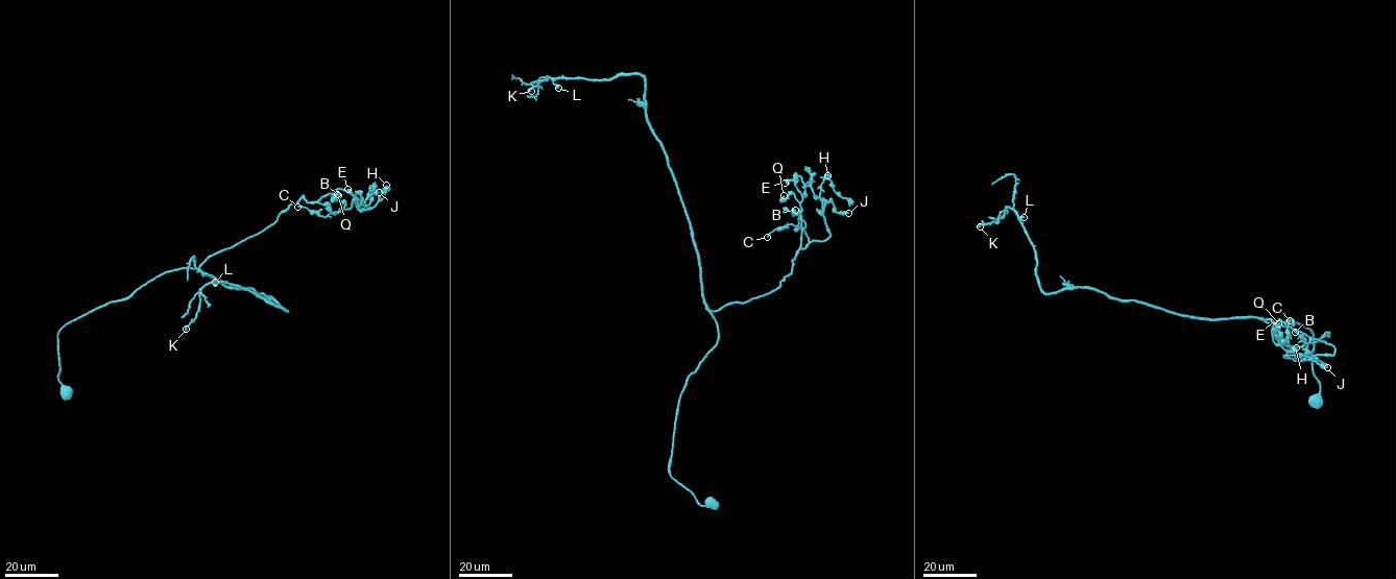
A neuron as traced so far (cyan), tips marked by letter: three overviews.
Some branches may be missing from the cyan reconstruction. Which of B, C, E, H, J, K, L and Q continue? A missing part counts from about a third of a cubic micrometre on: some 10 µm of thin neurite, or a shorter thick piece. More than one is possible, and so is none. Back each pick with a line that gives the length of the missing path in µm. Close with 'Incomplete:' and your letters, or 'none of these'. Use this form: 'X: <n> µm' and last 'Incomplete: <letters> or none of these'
K: 7 µm
Incomplete: K

